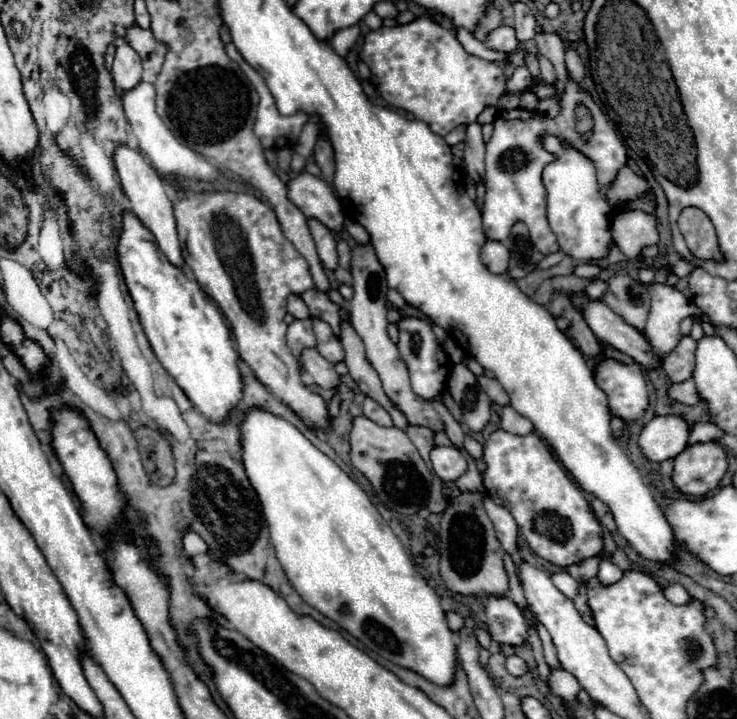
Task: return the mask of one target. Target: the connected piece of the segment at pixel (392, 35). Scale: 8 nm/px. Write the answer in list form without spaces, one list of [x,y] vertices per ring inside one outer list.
[[[429,16],[415,22],[379,28],[365,36],[361,60],[371,68],[371,82],[385,102],[411,112],[439,136],[445,136],[459,124],[471,124],[487,108],[499,102],[507,78],[497,62],[471,56],[455,38],[451,22],[439,24]]]

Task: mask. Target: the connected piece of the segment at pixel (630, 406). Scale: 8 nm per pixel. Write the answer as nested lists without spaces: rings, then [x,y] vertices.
[[[603,358],[595,366],[595,382],[607,394],[611,414],[625,422],[643,418],[649,408],[649,392],[637,362],[623,364],[615,358]]]

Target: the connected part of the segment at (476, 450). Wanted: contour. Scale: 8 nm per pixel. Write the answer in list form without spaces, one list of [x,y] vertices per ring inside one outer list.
[[[465,434],[465,442],[463,442],[463,446],[465,446],[465,450],[467,450],[473,458],[481,458],[481,454],[483,454],[483,446],[481,446],[473,436]]]

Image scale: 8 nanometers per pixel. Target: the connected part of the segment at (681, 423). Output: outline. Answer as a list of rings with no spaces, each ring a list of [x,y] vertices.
[[[681,414],[655,416],[641,432],[639,446],[651,462],[675,458],[687,448],[689,424]]]

